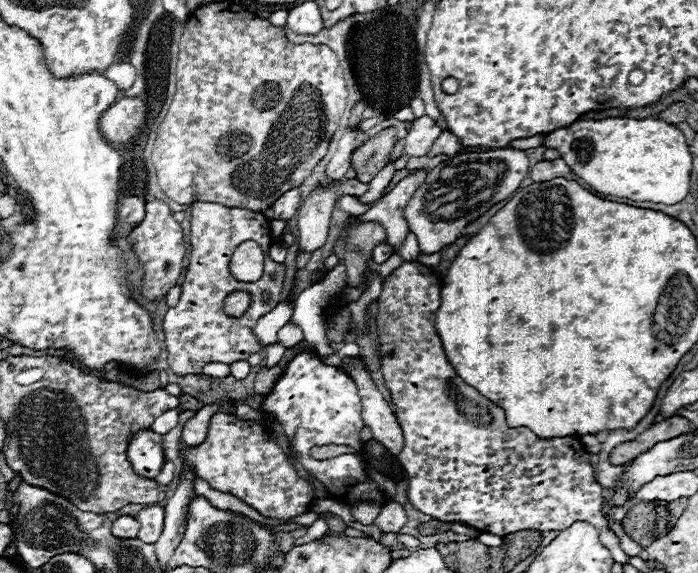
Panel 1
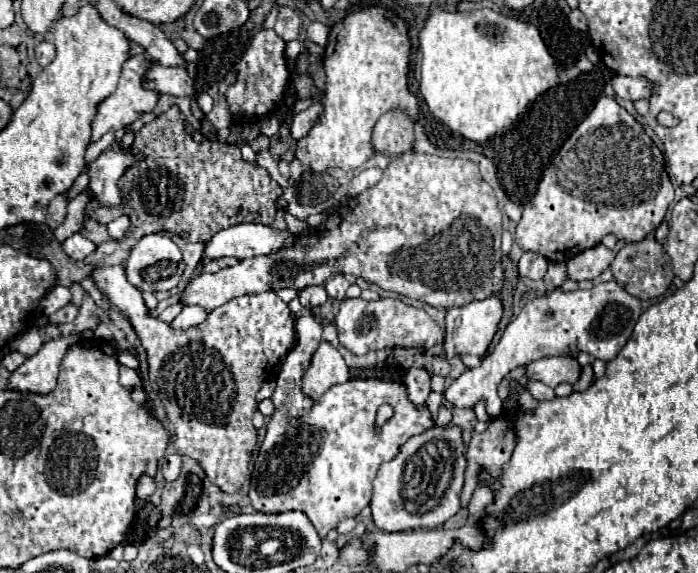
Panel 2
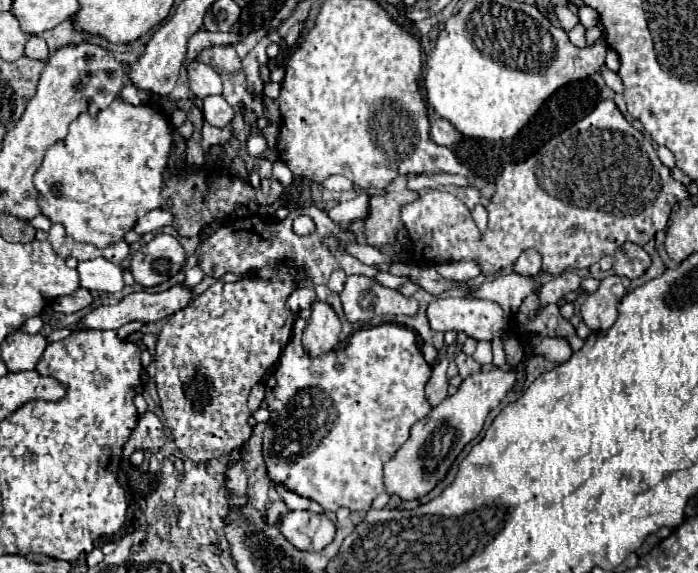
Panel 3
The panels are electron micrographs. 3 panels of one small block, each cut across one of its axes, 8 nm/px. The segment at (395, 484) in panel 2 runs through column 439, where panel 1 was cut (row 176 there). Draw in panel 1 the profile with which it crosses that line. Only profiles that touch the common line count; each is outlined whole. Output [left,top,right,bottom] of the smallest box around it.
[404,148,530,254]

